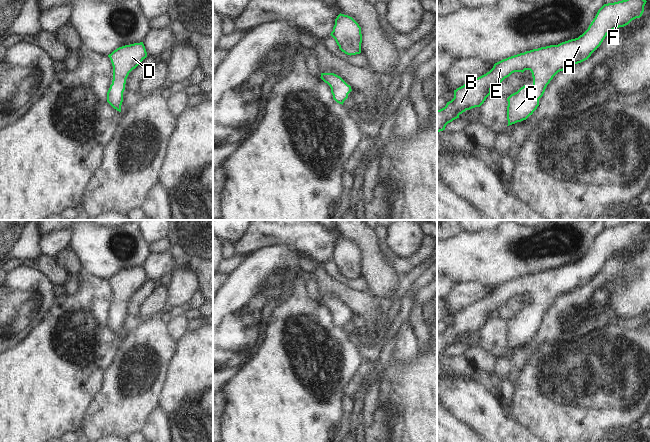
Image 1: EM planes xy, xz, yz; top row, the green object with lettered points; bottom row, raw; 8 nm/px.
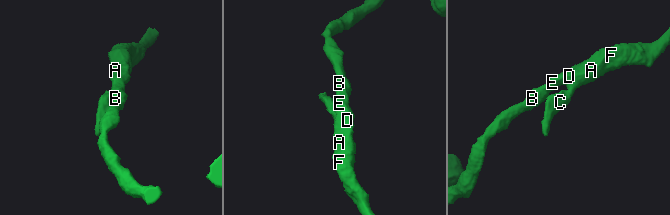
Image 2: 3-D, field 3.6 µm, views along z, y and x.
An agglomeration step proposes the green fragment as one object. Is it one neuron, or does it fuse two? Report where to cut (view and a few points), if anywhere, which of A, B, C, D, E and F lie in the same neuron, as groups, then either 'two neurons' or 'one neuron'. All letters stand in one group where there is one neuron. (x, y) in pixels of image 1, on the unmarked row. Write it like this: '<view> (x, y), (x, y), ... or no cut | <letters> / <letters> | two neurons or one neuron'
no cut | A B C D E F | one neuron

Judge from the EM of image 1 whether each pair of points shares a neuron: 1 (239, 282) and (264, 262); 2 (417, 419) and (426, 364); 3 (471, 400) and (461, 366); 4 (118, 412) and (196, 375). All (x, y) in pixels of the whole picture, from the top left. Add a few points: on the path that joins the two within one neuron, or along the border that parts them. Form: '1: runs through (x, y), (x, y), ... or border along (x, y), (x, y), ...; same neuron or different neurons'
1: runs through (245, 276), (255, 265), (258, 265); same neuron
2: runs through (426, 405), (426, 378); same neuron
3: border along (474, 375), (449, 379), (447, 381); different neurons
4: border along (168, 370), (158, 404); different neurons

